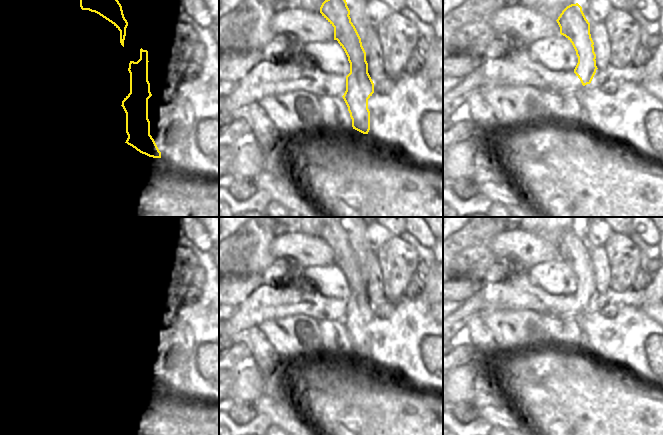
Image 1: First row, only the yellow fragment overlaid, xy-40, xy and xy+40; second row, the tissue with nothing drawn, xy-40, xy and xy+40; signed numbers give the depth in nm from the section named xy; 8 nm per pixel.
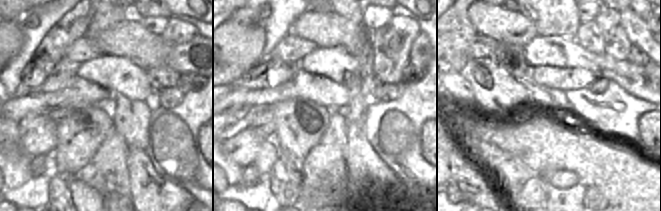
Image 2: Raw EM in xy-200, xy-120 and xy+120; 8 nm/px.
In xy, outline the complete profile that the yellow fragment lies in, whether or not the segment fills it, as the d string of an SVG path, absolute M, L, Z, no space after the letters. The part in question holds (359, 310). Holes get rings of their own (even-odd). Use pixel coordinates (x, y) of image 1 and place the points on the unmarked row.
M343 220L329 222L322 227L320 237L334 251L334 264L337 264L344 273L350 287L350 297L346 300L346 315L342 321L348 331L352 351L363 358L368 358L370 354L368 323L374 317L374 307L368 297L366 276L362 270L361 262L351 246L347 226Z

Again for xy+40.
M578 227L567 230L556 245L560 251L560 258L572 267L576 275L578 287L574 297L583 310L590 308L598 292L594 266L590 258L590 247L582 231Z

